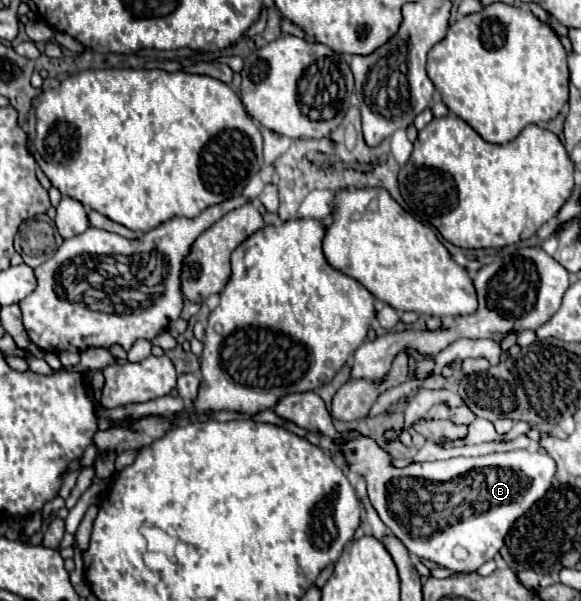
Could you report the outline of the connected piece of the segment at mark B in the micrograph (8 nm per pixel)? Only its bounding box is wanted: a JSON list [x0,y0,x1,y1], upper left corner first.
[333,431,557,573]

